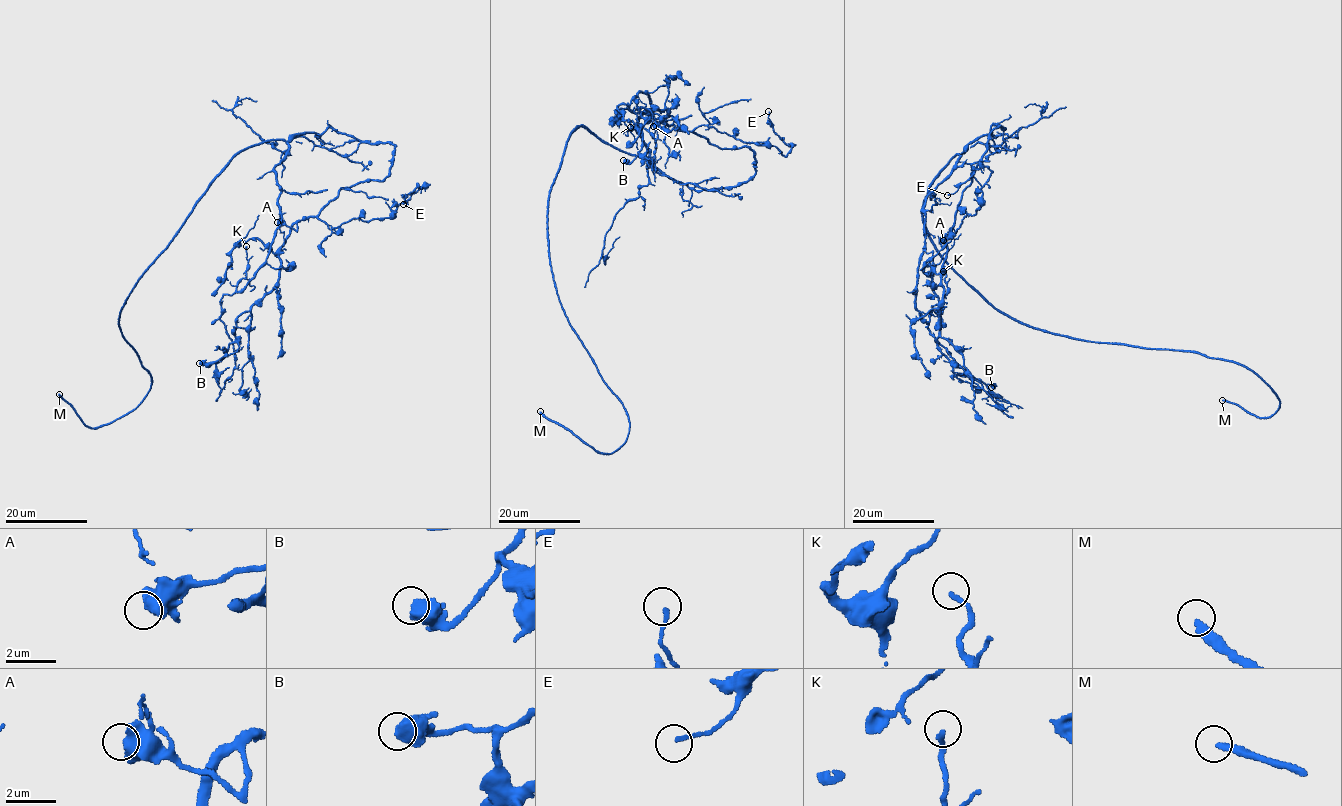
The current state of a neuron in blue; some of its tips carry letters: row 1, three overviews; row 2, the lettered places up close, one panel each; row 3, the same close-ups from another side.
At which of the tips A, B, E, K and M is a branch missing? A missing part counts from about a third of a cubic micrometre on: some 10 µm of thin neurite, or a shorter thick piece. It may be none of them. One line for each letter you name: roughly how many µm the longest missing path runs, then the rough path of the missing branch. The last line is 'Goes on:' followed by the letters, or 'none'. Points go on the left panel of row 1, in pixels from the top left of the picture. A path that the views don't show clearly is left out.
B: Missing length about 5 µm
M: Missing length about 20 µm
Goes on: B, M

